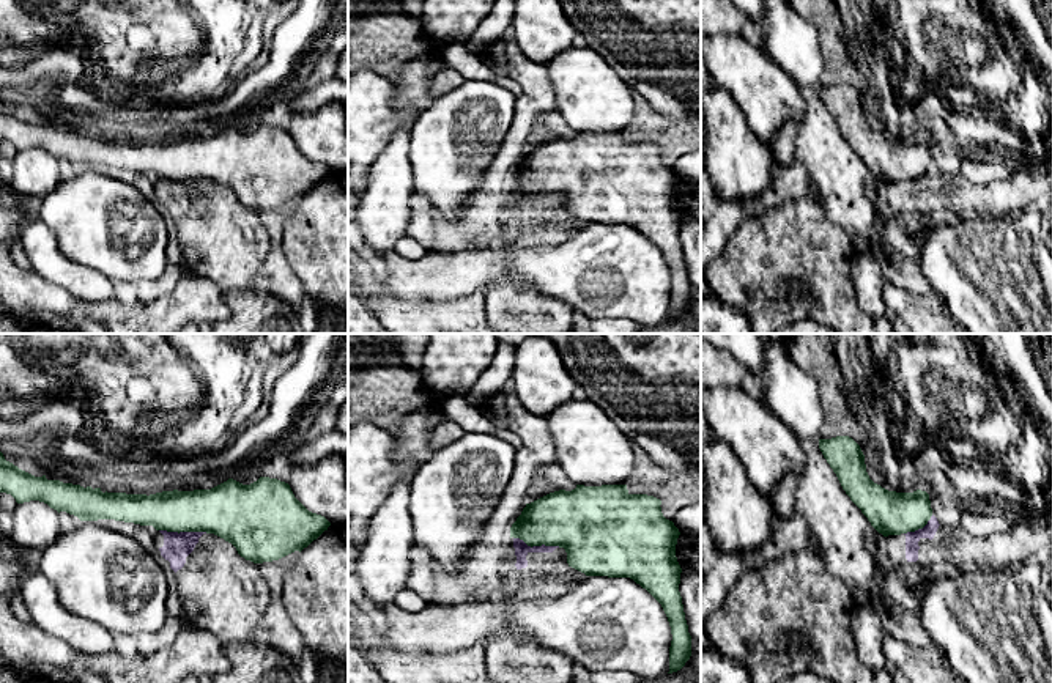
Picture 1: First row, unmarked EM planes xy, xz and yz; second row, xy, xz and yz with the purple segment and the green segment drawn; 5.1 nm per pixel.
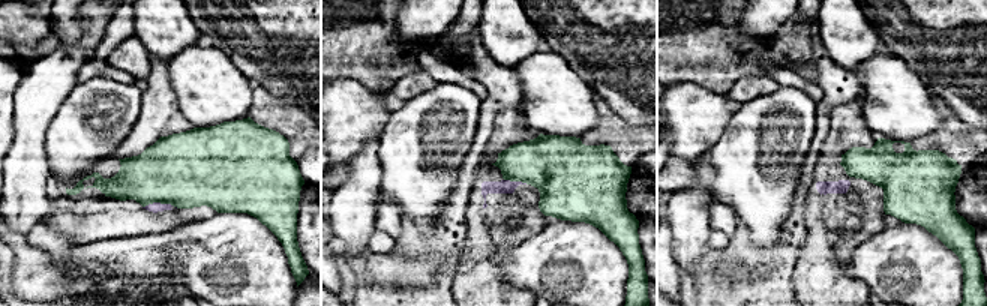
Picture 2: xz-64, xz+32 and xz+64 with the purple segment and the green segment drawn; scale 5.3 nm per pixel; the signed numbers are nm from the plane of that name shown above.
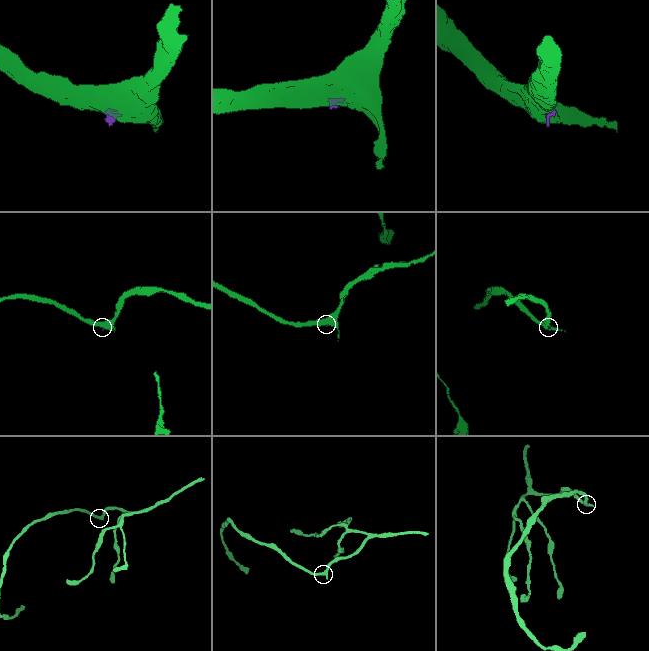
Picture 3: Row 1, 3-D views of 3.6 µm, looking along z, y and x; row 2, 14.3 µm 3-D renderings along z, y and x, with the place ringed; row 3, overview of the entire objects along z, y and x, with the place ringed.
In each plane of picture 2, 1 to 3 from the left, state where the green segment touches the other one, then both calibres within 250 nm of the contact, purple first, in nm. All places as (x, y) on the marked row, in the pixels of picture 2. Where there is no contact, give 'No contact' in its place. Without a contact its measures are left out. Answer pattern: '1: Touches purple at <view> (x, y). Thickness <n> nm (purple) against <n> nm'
1: Touches purple at xz-64 (156, 203). Thickness 60 nm (purple) against 400 nm
2: Touches purple at xz+32 (516, 182). Thickness 80 nm (purple) against 340 nm
3: No contact

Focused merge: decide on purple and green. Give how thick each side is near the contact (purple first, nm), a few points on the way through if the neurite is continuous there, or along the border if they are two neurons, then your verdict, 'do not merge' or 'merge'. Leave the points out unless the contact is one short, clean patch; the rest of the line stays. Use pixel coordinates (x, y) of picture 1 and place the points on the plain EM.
140 nm thick on the purple side, 280 nm on the other; border along xy (159, 177), (207, 180); do not merge

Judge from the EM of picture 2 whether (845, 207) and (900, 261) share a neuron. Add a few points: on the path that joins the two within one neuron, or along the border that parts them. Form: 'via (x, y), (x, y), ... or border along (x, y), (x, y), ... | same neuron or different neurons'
border along (885, 227), (864, 239), (854, 249), (849, 261) | different neurons

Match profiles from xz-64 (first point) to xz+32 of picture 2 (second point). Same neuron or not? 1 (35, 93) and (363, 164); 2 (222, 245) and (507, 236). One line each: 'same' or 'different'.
1: same
2: different

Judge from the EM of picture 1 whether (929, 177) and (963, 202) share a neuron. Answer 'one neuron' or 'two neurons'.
one neuron

